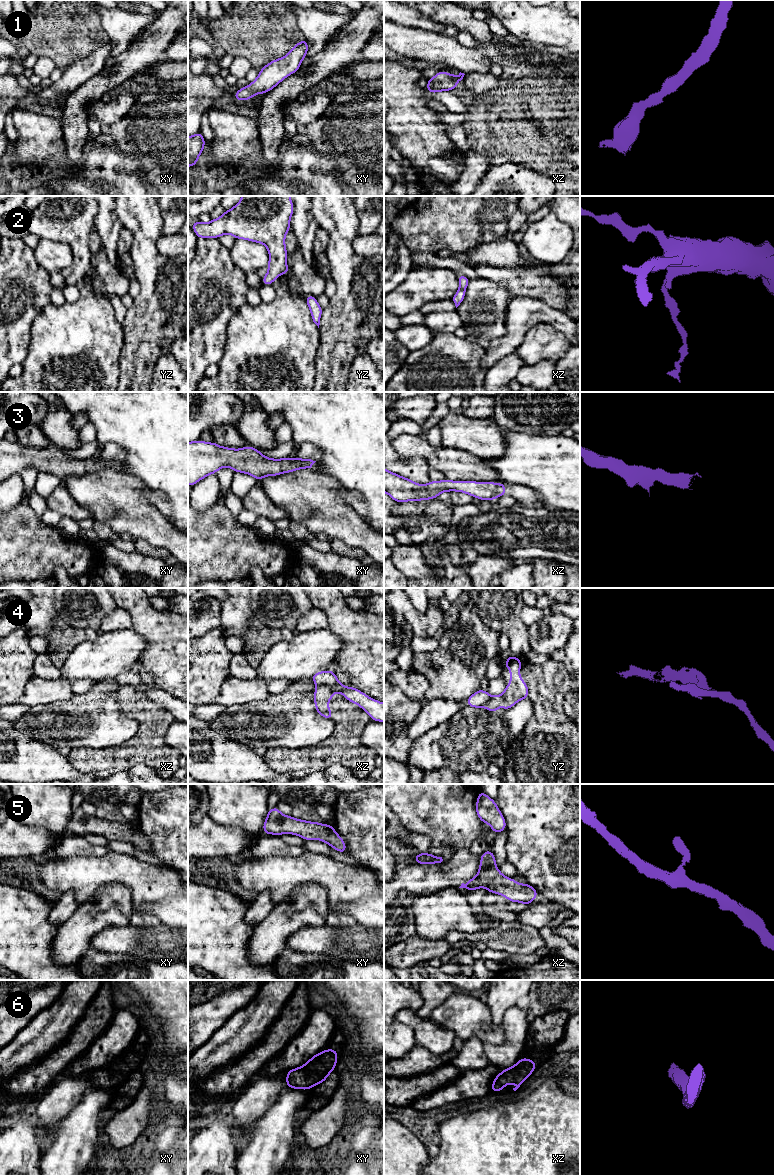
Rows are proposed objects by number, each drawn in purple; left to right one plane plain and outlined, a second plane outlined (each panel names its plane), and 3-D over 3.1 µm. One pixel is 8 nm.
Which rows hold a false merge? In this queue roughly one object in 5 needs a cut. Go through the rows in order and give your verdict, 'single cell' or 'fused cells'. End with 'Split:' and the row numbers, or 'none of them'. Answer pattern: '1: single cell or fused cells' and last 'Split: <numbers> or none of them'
1: single cell
2: single cell
3: single cell
4: fused cells
5: single cell
6: single cell
Split: 4

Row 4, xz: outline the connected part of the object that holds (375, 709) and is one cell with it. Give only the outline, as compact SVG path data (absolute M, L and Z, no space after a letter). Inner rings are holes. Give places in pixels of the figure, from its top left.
M321 671L312 675L311 680L317 686L326 686L334 692L343 694L348 701L360 706L373 721L384 722L384 703L370 698L355 687L344 686L338 681L335 672Z

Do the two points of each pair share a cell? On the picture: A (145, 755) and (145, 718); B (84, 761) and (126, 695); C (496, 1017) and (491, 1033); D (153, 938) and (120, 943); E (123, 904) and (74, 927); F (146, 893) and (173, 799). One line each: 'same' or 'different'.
A: same
B: same
C: different
D: same
E: same
F: different

